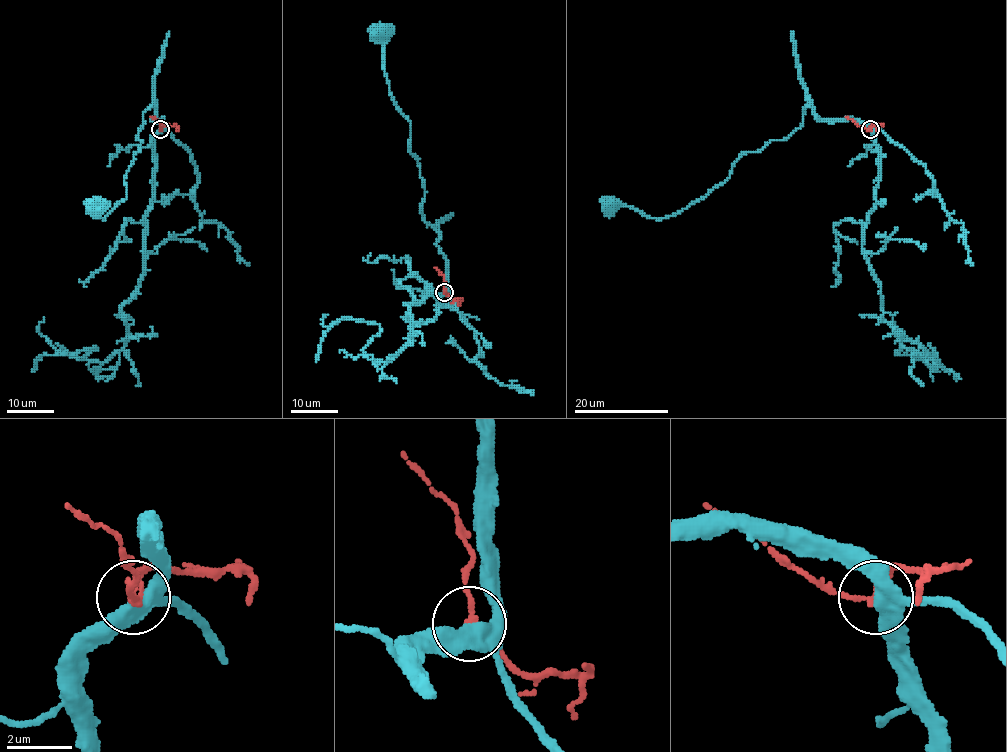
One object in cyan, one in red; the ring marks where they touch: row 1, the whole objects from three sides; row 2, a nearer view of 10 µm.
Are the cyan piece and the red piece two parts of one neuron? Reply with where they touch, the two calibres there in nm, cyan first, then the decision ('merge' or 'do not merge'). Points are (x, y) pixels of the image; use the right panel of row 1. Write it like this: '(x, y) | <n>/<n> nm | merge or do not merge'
(870, 129) | 400/200 nm | do not merge

